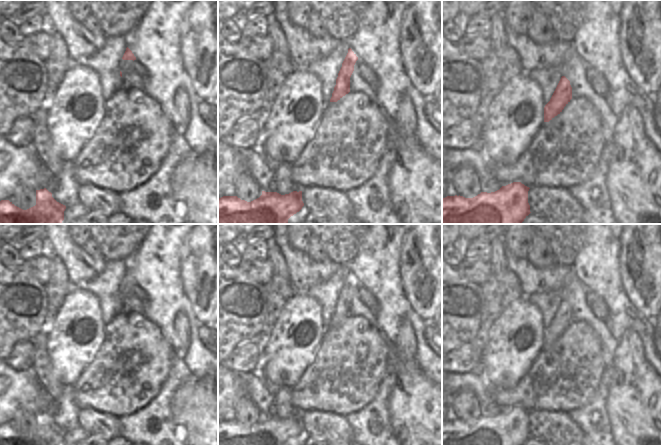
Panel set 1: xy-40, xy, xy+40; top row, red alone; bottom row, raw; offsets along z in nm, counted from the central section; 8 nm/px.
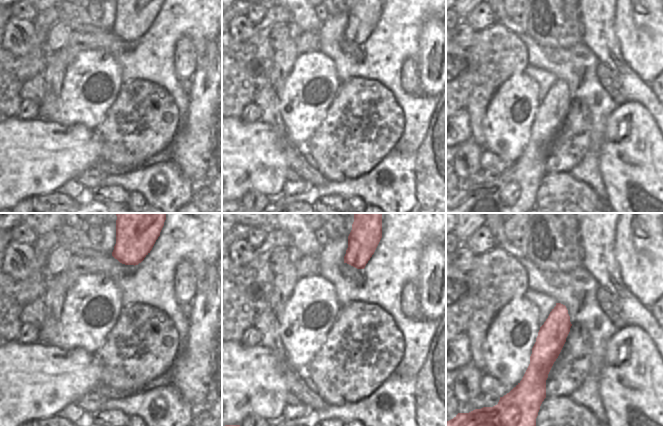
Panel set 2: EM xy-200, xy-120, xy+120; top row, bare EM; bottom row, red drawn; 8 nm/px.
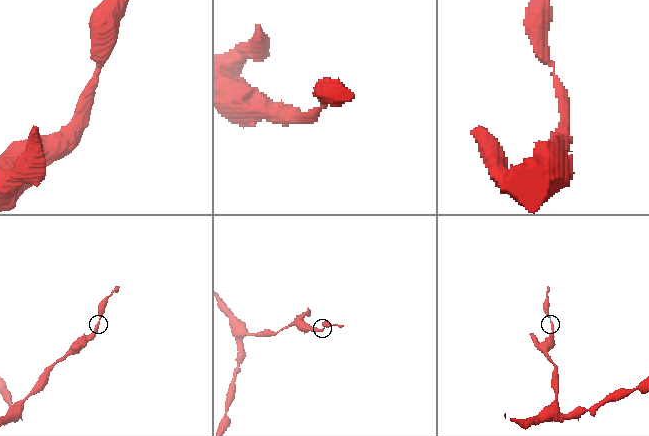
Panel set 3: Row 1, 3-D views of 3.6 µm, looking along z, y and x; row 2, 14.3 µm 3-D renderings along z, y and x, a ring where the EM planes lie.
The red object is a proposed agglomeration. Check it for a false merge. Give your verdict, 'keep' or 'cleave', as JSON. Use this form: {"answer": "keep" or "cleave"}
{"answer": "keep"}

